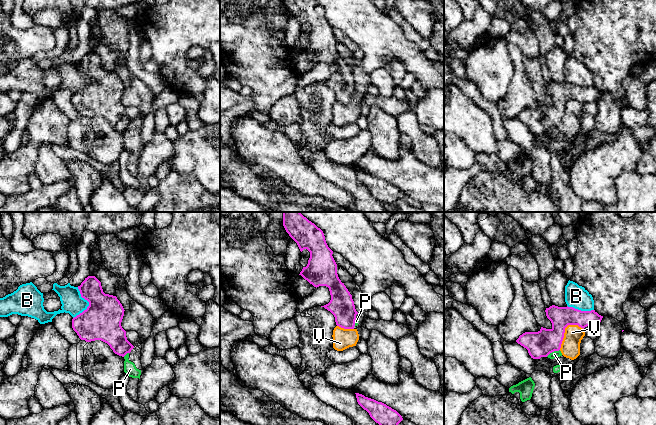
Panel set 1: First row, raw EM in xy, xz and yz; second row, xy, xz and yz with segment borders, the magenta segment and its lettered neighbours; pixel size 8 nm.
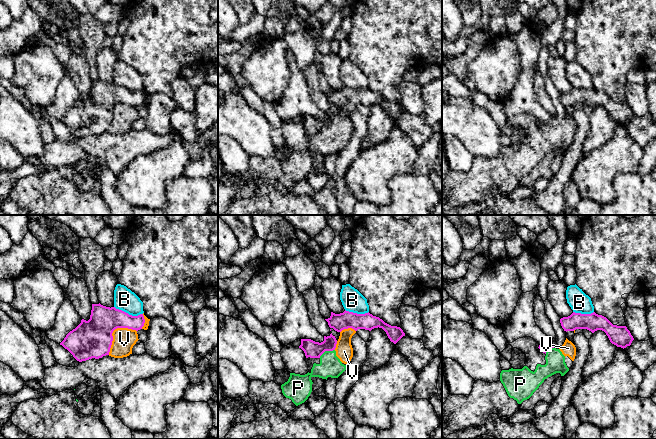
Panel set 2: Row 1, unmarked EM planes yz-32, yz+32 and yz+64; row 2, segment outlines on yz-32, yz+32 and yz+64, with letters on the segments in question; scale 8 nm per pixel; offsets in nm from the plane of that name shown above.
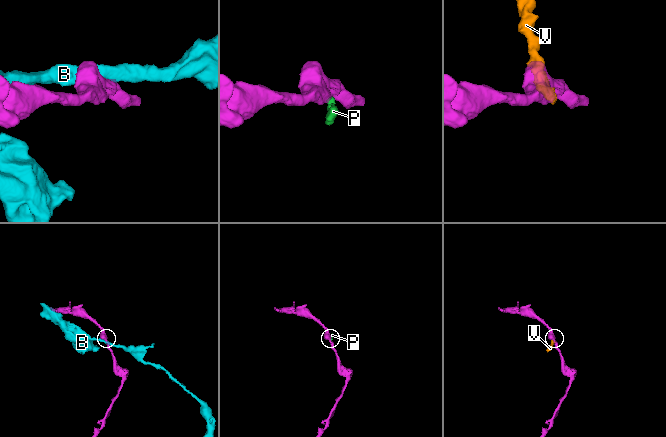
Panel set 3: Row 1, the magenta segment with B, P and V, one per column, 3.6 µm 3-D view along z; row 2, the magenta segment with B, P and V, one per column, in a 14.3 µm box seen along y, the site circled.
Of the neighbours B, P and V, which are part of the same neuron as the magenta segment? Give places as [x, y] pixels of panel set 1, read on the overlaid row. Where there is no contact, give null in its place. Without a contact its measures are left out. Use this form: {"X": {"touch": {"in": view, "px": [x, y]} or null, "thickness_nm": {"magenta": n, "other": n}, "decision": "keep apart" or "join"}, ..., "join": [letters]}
{"B": {"touch": {"in": "xy", "px": [89, 304]}, "thickness_nm": {"magenta": 300, "other": 170}, "decision": "keep apart"}, "P": {"touch": {"in": "yz", "px": [552, 351]}, "thickness_nm": {"magenta": 220, "other": 50}, "decision": "keep apart"}, "V": {"touch": {"in": "yz", "px": [564, 330]}, "thickness_nm": {"magenta": 220, "other": 160}, "decision": "keep apart"}, "join": []}

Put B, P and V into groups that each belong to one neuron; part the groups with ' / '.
B / P V

